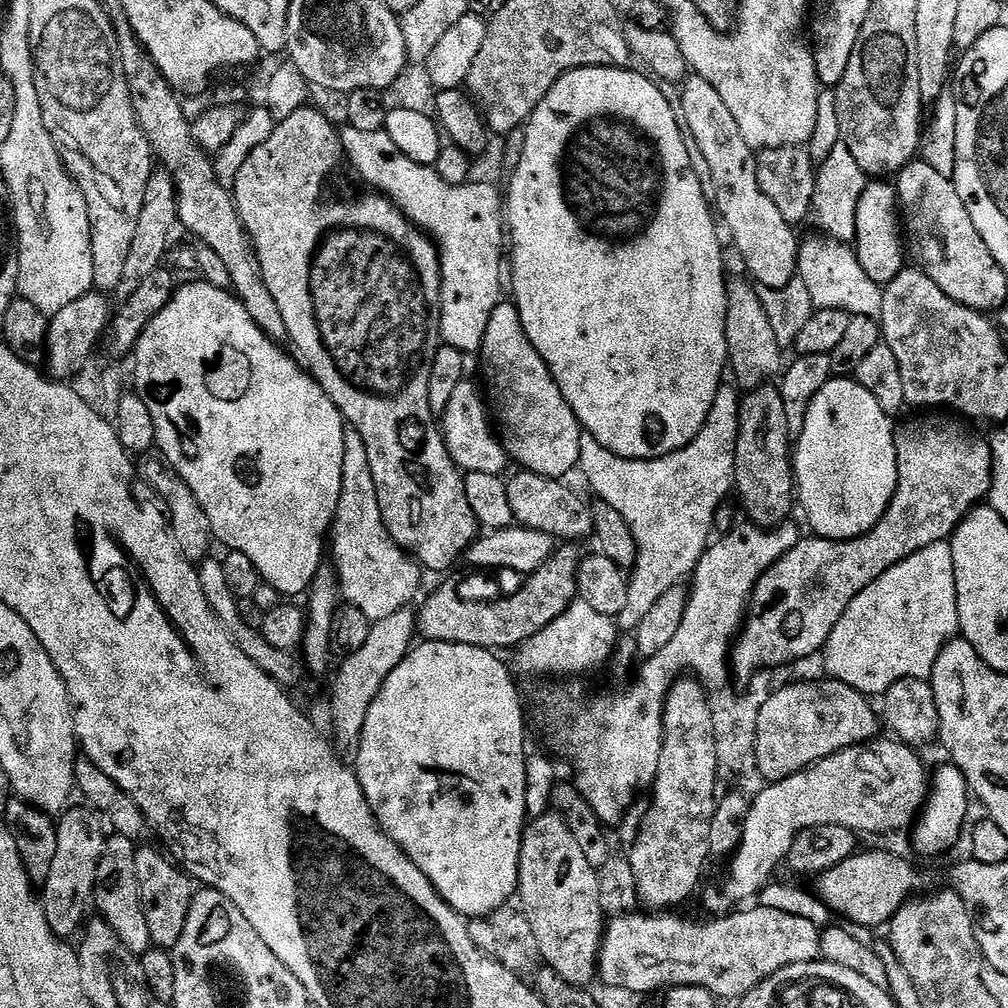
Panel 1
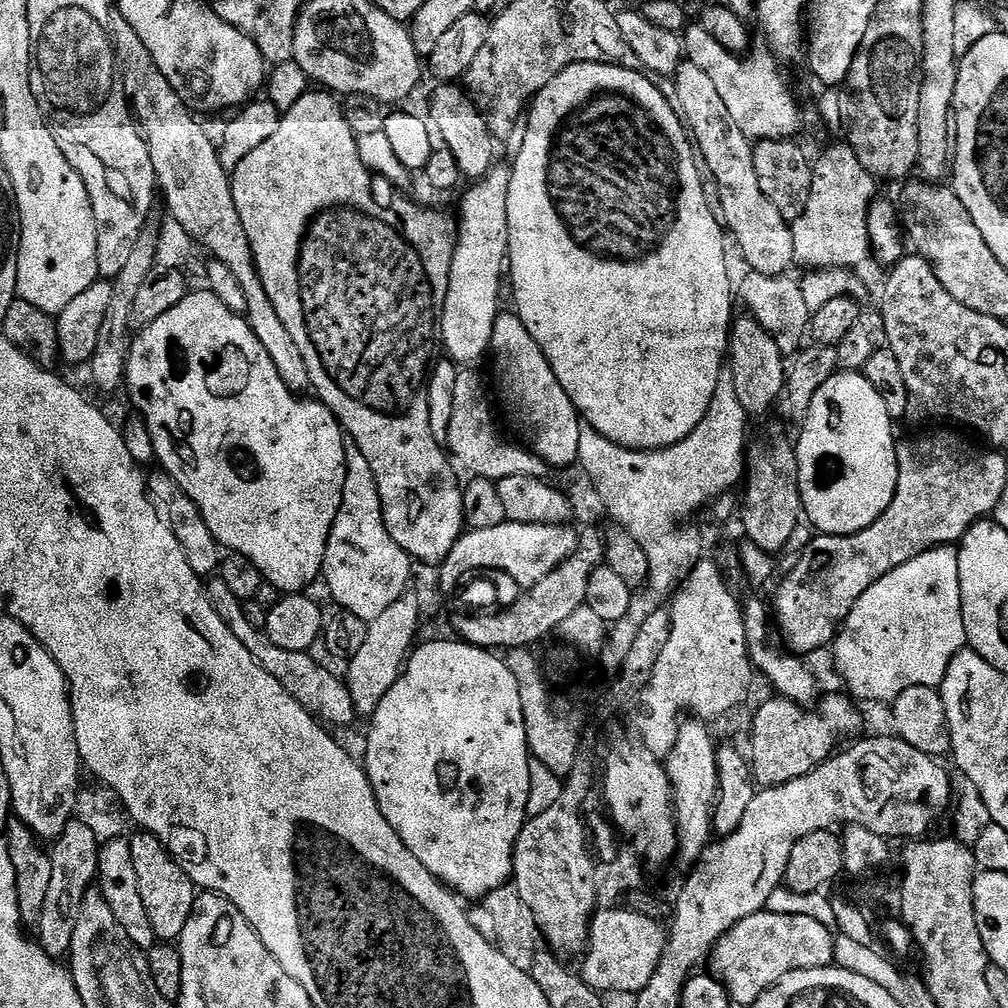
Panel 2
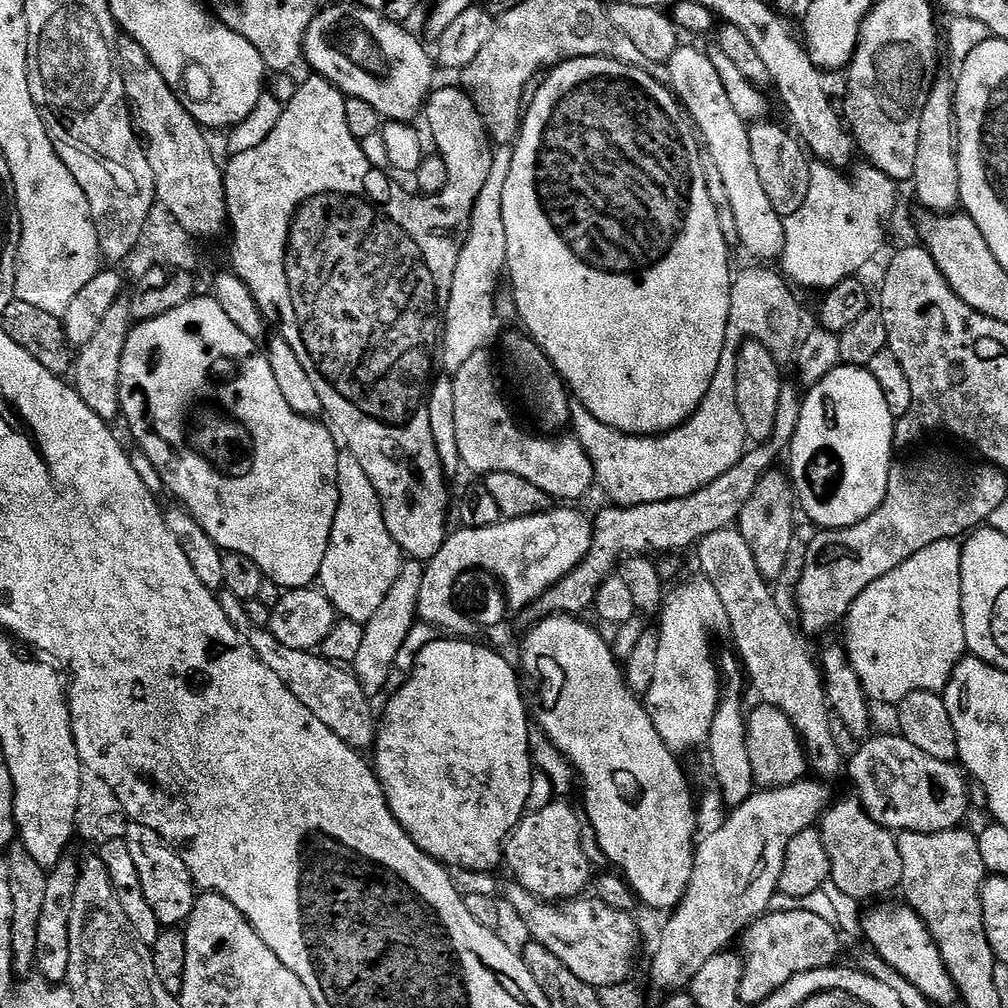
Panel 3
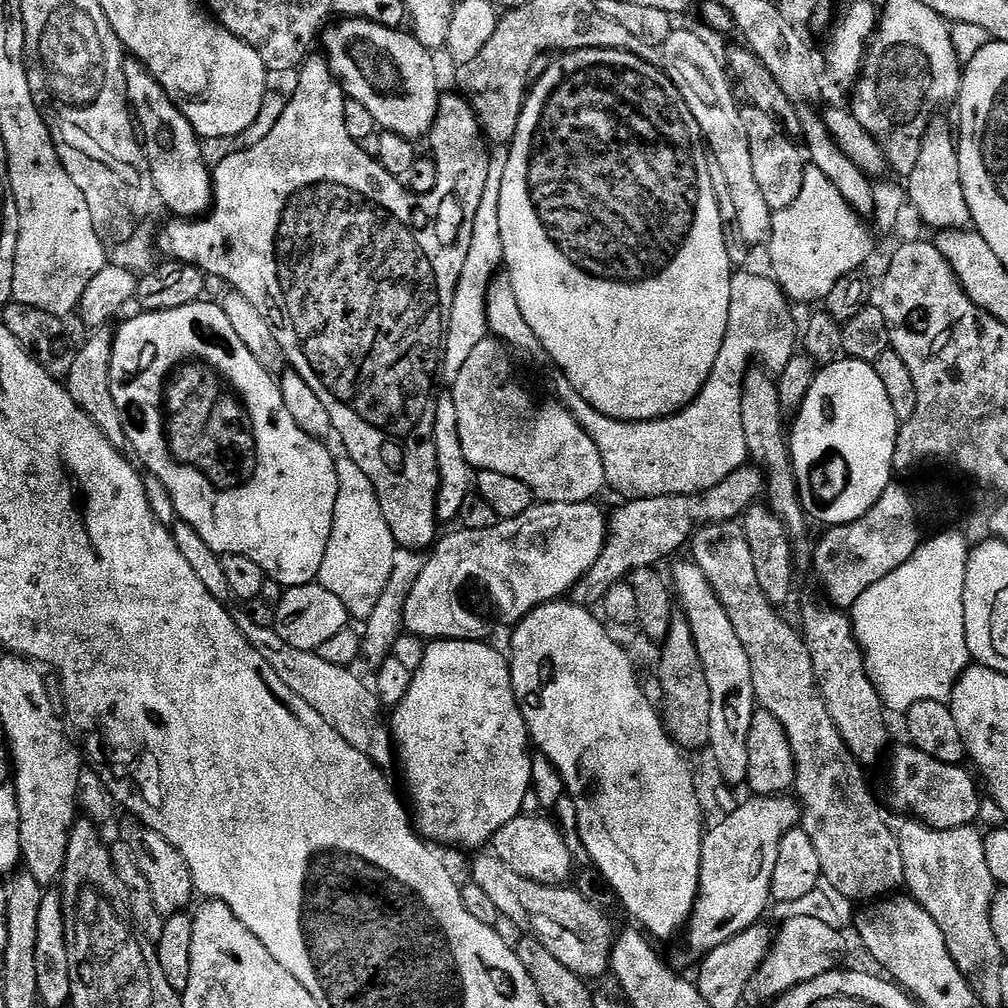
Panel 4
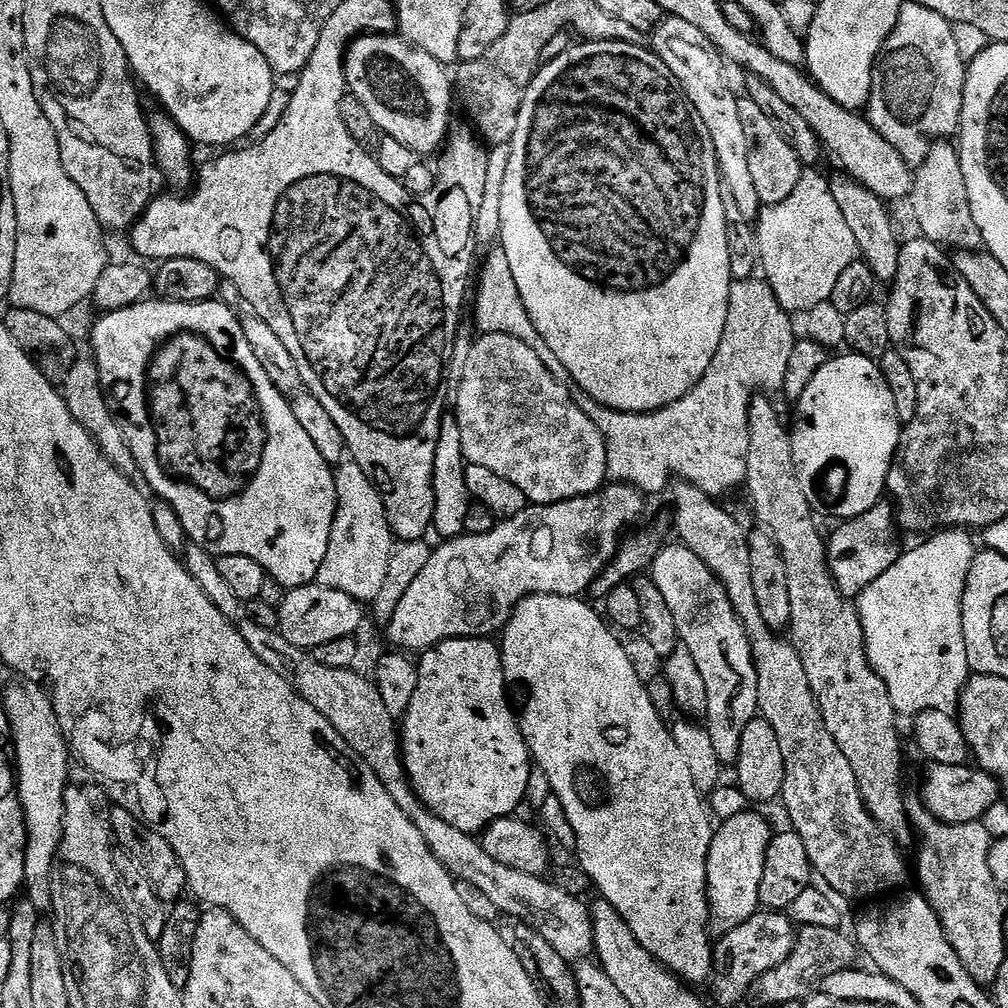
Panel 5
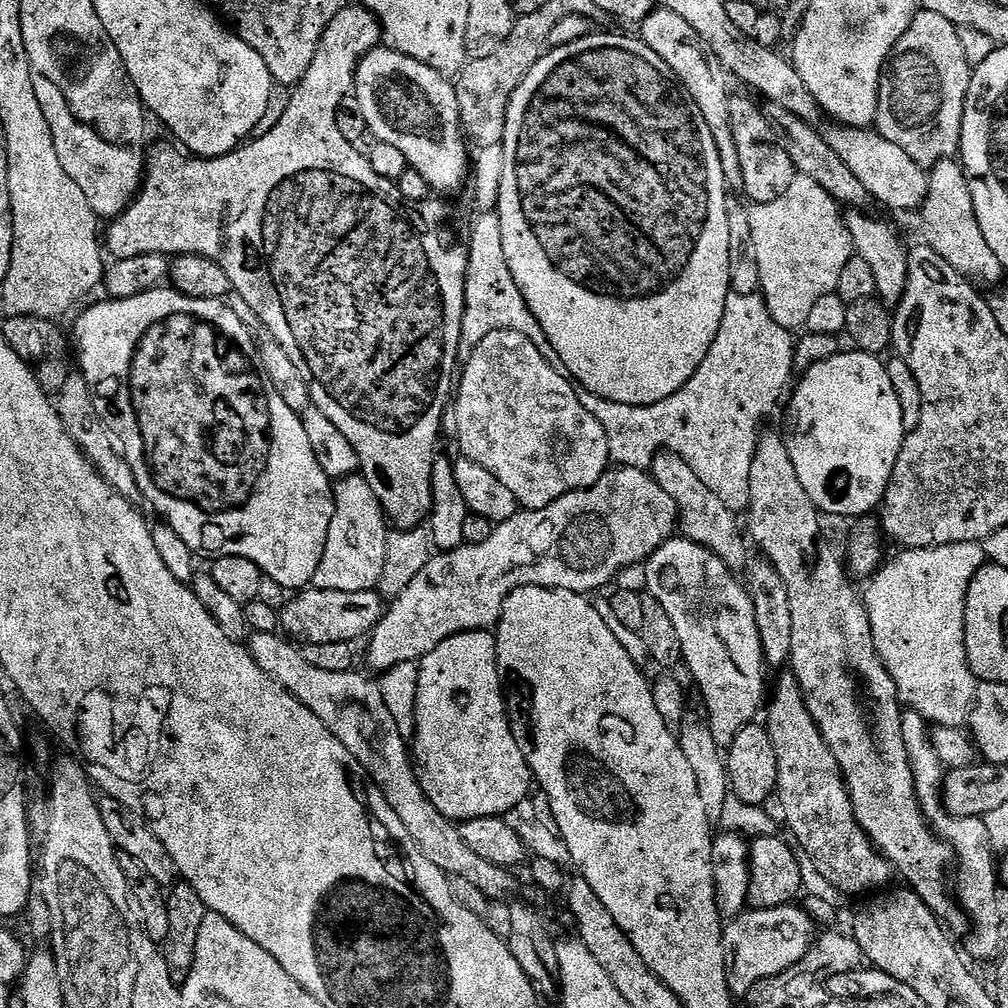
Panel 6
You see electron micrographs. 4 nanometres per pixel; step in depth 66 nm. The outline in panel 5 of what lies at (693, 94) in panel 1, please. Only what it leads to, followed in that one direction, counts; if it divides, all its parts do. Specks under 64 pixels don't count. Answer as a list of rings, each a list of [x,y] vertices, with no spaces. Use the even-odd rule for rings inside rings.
[[[668,16],[660,21],[660,25],[651,33],[650,47],[674,74],[694,110],[698,110],[698,118],[706,122],[706,130],[710,130],[710,138],[714,142],[721,181],[730,186],[744,218],[749,222],[755,221],[762,205],[750,175],[750,150],[746,150],[746,134],[742,131],[742,117],[738,114],[738,96],[728,89],[724,81],[720,53],[710,38],[698,30],[698,26],[690,26],[690,22],[677,16]]]

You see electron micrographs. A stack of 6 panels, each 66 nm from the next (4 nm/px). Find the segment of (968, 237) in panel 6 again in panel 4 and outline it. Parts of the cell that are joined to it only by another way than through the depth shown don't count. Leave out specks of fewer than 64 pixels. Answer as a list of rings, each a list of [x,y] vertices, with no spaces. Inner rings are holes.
[[[934,118],[928,123],[922,138],[922,150],[918,150],[918,166],[906,178],[906,196],[916,207],[916,212],[932,227],[932,230],[946,228],[967,229],[972,224],[970,206],[966,206],[966,194],[962,190],[960,149],[958,136],[946,121]]]

